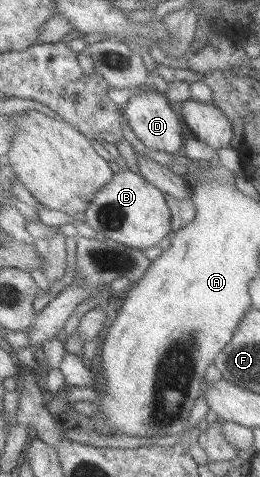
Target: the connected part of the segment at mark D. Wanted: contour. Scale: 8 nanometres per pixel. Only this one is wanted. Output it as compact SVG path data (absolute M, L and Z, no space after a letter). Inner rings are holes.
M141 91L138 95L131 96L123 110L125 123L130 127L132 134L150 150L159 150L170 155L175 154L182 146L182 128L178 116L170 109L164 95L158 91Z

